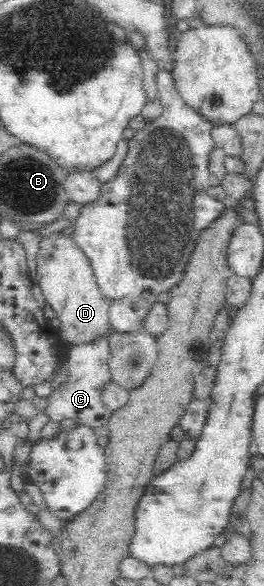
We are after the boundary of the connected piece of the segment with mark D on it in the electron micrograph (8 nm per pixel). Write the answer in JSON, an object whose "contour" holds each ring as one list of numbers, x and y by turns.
{"contour":[[52,234,43,241,36,257,36,279,43,297,55,310,62,339,71,346,103,342,112,335,108,304,98,291,86,257,74,247,69,237]]}

